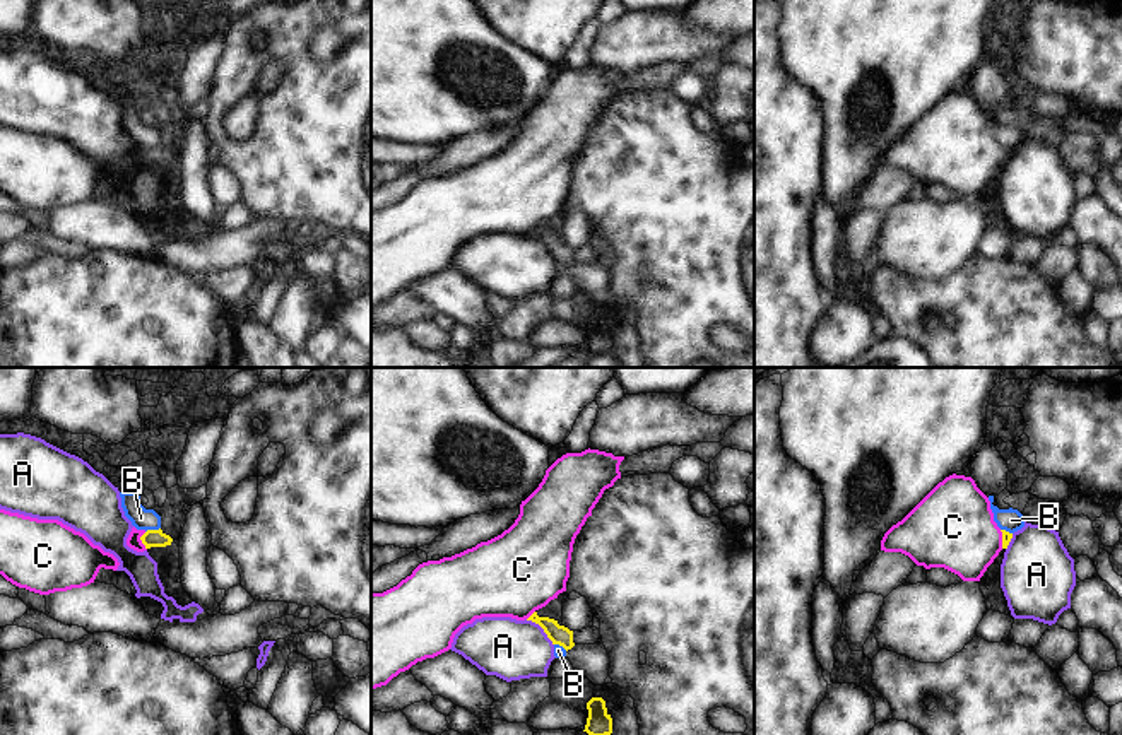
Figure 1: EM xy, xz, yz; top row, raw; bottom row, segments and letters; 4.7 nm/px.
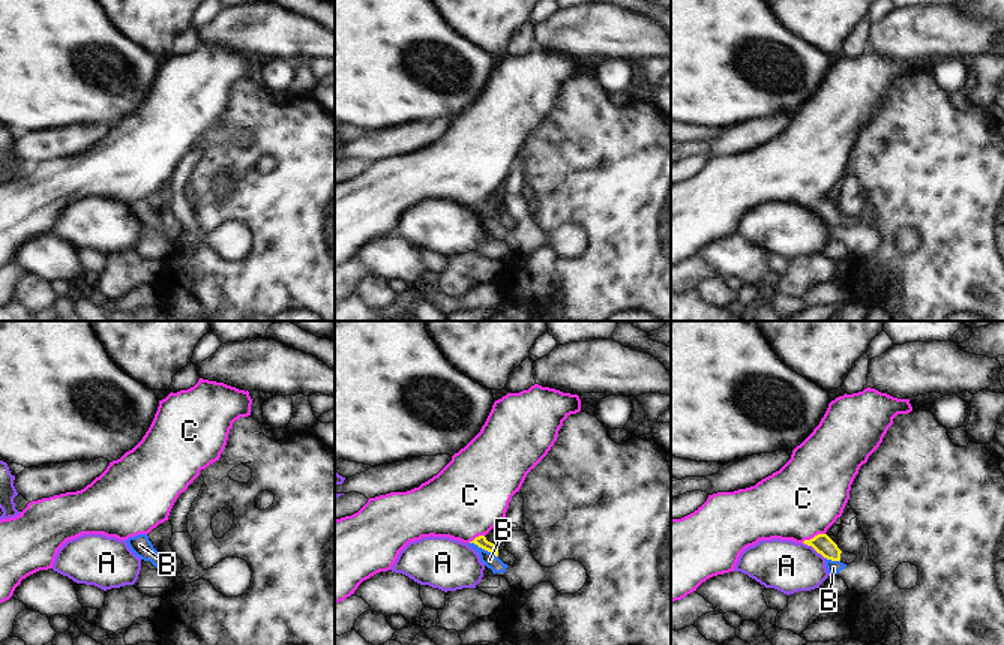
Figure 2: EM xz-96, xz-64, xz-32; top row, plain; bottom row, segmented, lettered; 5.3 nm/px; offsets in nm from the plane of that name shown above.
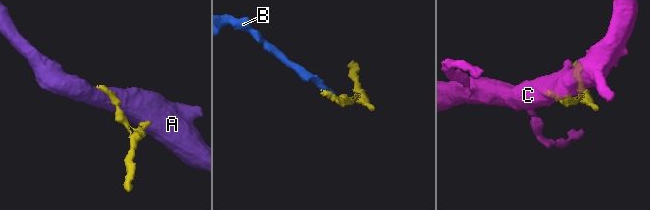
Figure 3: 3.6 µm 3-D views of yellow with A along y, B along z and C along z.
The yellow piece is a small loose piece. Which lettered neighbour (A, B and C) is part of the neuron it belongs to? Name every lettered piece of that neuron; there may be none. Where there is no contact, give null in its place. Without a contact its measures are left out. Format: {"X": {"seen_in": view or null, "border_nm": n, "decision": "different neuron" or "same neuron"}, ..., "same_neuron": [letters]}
{"A": {"seen_in": "xz", "border_nm": 180, "decision": "different neuron"}, "B": {"seen_in": "xy", "border_nm": 80, "decision": "different neuron"}, "C": {"seen_in": "xy", "border_nm": 90, "decision": "same neuron"}, "same_neuron": ["C"]}

